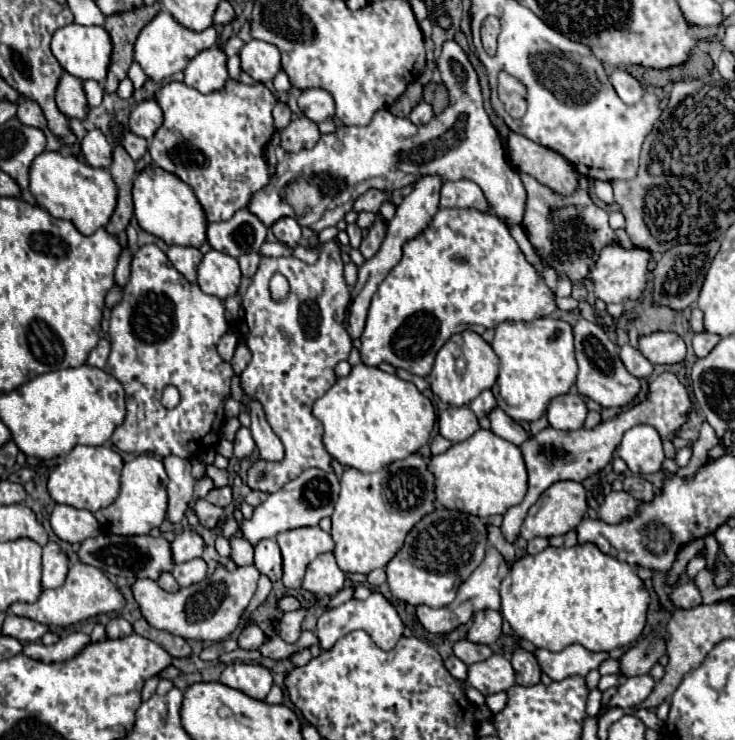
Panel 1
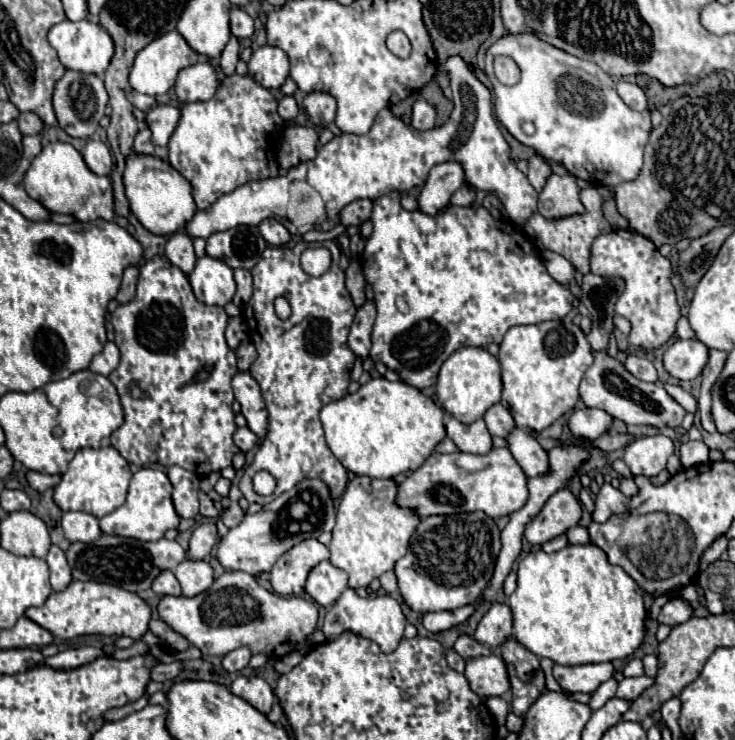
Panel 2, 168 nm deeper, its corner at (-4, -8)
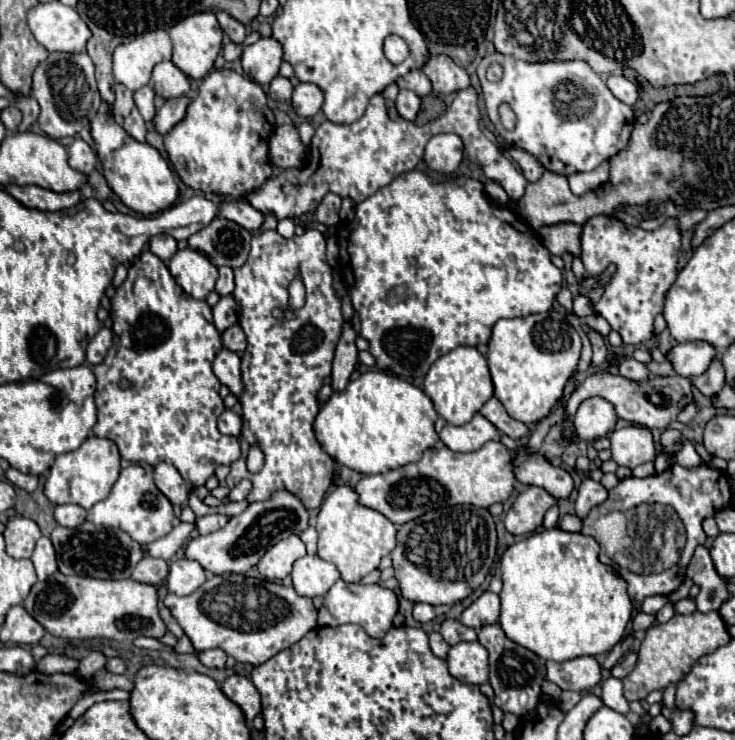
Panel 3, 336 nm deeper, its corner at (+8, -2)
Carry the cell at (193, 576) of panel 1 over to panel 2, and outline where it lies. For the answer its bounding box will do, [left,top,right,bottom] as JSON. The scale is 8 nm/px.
[174,559,214,597]

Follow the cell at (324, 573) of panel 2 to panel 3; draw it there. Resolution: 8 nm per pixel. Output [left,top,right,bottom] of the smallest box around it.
[290,555,340,597]

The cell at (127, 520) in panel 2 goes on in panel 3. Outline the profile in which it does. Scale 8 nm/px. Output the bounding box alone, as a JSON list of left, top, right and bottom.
[86,465,174,545]

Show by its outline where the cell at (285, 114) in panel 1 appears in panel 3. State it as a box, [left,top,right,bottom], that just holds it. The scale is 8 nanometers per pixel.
[270,77,292,103]

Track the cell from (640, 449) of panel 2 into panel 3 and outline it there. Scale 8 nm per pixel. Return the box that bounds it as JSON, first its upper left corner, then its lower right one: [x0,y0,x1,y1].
[610,425,656,467]

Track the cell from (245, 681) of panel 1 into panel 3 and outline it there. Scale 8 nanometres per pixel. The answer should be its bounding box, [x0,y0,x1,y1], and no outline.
[222,675,260,723]

